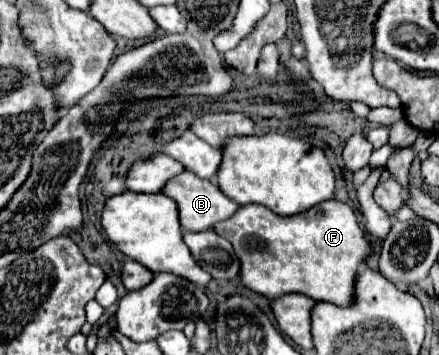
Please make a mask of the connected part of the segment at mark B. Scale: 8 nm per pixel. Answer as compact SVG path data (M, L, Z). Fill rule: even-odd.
M186 171L182 175L178 175L178 179L172 179L166 187L164 193L168 197L172 197L178 203L178 211L180 211L180 223L184 231L208 231L212 229L218 221L224 221L228 217L232 217L236 213L236 209L240 207L238 203L234 203L232 199L228 199L220 187L212 185L208 179L200 179L198 175Z

